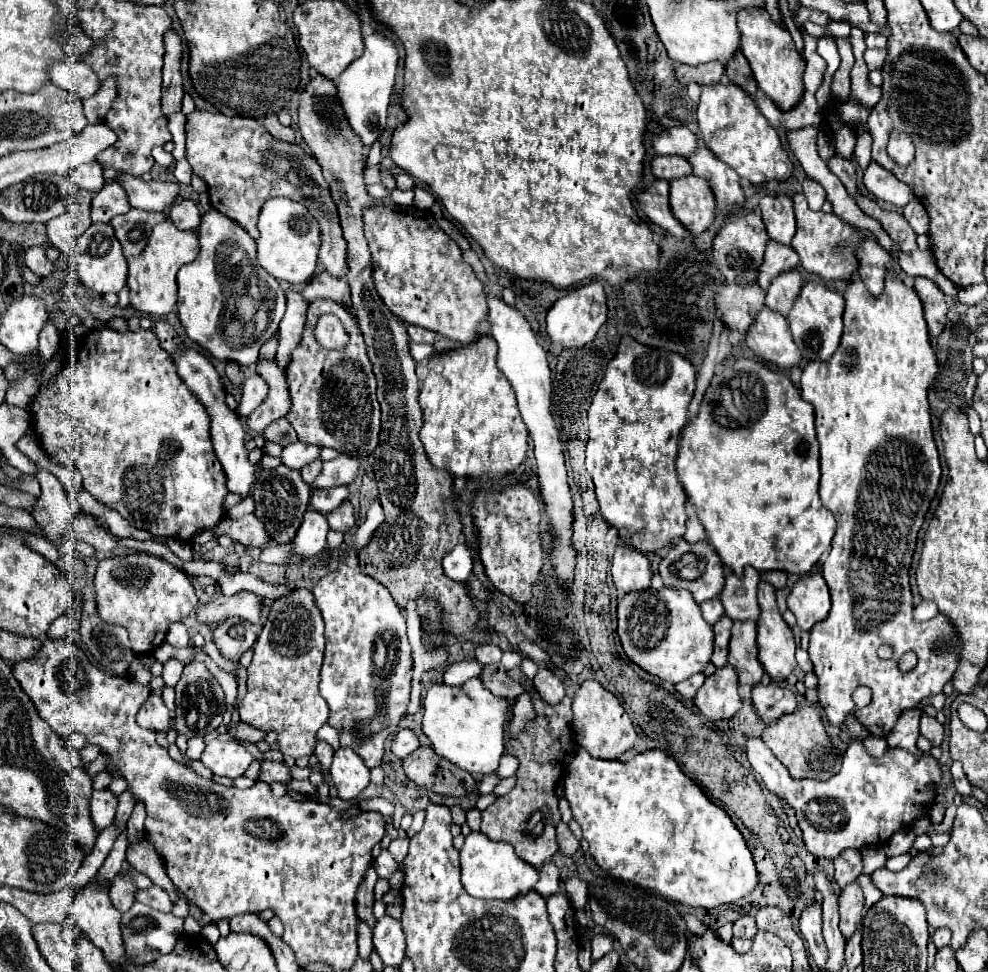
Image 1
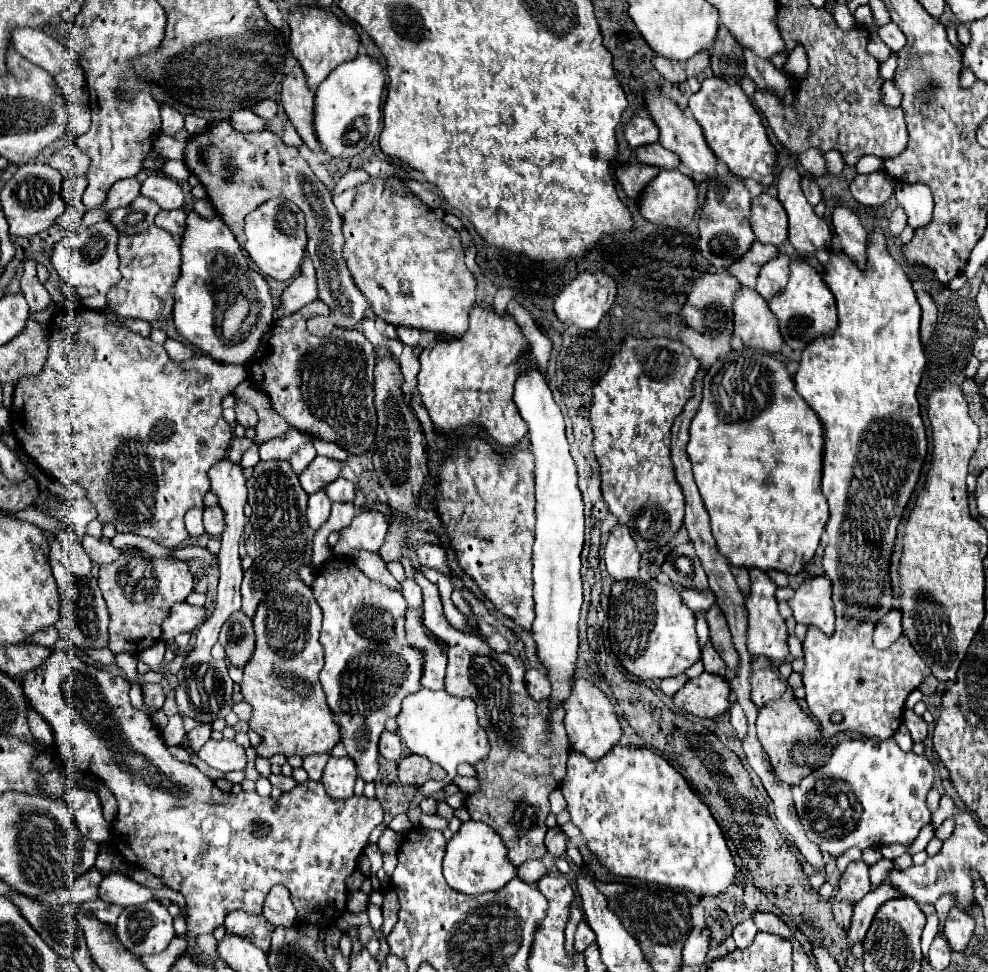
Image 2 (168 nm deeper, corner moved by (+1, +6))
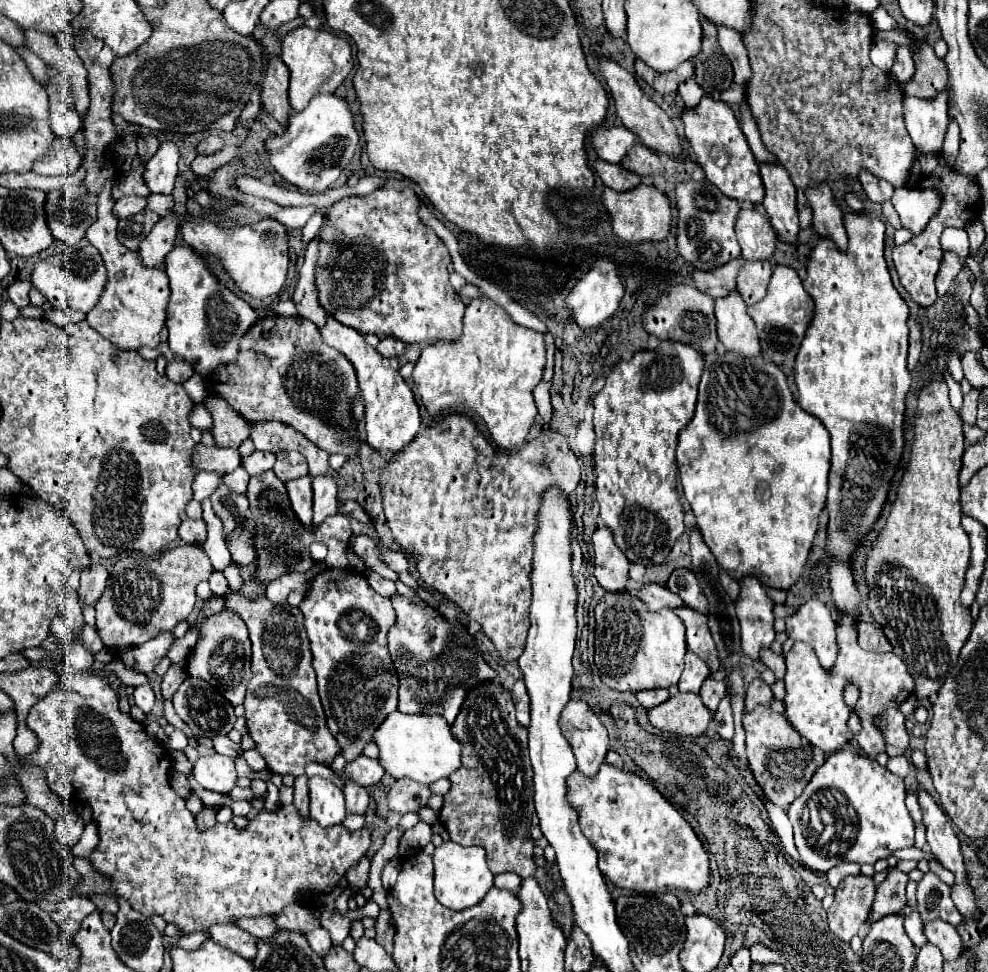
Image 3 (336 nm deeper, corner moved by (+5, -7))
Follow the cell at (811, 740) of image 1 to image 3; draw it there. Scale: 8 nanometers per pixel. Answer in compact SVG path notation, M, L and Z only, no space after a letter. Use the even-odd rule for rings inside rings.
M757 707L753 711L743 713L743 729L745 729L745 747L747 761L753 771L757 785L763 793L779 807L789 807L805 789L809 779L813 777L817 763L813 761L811 745L799 737L799 733L789 725L787 717L775 713L771 707Z

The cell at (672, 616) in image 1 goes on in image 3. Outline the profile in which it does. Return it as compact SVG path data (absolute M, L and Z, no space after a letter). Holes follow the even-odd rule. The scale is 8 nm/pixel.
M607 593L595 607L595 663L601 673L601 681L615 691L643 691L679 683L683 671L683 657L687 653L685 627L673 611L649 611L637 597L627 593Z

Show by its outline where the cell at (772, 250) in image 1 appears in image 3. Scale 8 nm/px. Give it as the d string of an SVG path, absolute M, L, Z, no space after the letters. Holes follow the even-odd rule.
M737 257L737 259L729 261L727 265L721 265L711 271L693 271L691 277L695 281L695 287L701 293L707 293L715 299L727 297L735 289L735 279L737 279L741 265L743 265L743 259Z

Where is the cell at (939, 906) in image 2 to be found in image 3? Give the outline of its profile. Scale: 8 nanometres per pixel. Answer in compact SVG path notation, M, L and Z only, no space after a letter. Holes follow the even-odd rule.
M925 873L917 885L917 911L923 923L943 919L951 925L961 923L961 913L953 905L949 885L945 885L937 873Z

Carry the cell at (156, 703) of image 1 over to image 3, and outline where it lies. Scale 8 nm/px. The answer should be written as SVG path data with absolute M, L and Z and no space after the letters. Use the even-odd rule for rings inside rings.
M143 683L139 687L133 689L133 699L135 699L135 705L143 711L143 713L149 713L151 707L155 705L155 695L153 695L153 689L149 683Z

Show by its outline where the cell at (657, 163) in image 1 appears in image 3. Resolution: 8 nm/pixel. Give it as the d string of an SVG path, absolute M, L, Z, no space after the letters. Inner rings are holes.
M637 143L635 149L629 149L629 153L621 159L621 165L637 175L651 175L657 171L665 171L661 157L641 143Z

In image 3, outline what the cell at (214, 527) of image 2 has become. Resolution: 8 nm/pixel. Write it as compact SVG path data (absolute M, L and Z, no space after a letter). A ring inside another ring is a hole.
M185 519L179 525L179 539L187 545L203 545L207 539L207 525L203 519Z

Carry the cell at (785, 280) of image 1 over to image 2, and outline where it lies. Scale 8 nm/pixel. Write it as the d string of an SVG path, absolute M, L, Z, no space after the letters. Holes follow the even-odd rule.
M779 254L775 260L769 260L769 264L761 268L755 290L763 298L777 296L777 292L781 292L781 288L785 288L785 284L789 282L789 264L791 260L787 254Z

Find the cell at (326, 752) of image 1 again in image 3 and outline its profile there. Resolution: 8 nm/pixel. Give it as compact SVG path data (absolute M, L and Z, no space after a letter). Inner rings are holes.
M301 775L293 783L293 805L301 817L309 819L309 789L307 789L307 777Z

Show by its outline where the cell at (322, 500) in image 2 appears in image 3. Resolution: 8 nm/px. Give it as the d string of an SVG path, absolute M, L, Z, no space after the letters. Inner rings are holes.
M331 475L311 477L313 485L313 525L337 513L337 483Z

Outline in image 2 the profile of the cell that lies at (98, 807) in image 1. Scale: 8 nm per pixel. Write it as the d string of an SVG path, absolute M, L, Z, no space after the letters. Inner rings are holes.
M71 786L65 792L65 800L73 812L77 828L81 828L81 834L95 842L111 840L111 824L103 818L103 806L95 790Z

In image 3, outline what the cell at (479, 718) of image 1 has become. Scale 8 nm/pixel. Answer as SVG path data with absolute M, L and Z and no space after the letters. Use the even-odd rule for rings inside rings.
M389 713L373 733L373 743L379 747L379 761L387 775L393 779L409 777L419 783L433 783L441 777L449 777L461 767L461 743L451 735L451 727L439 715L405 715Z

